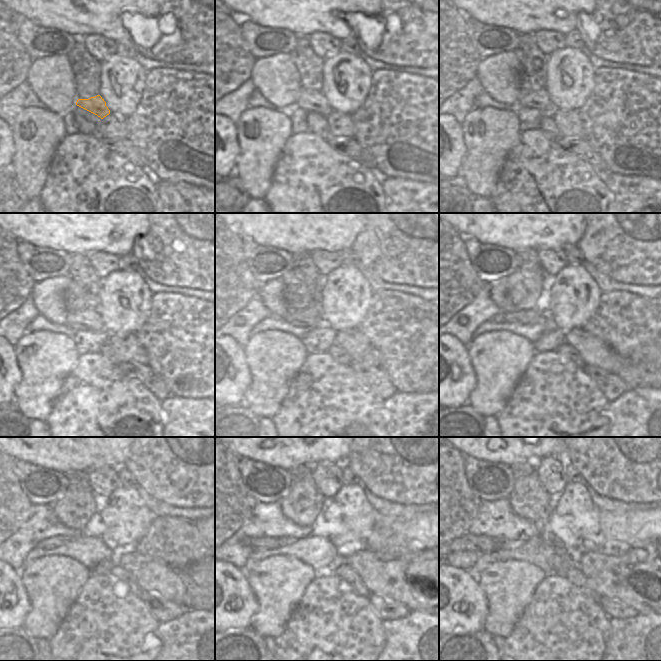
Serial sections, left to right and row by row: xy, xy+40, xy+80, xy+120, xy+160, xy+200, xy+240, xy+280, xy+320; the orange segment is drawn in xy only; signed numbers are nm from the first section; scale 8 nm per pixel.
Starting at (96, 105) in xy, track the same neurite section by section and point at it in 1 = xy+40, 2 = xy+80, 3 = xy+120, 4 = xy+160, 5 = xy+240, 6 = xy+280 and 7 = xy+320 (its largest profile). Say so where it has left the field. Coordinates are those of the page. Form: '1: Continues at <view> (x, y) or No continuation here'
1: Continues at xy+40 (315, 101)
2: Continues at xy+80 (539, 99)
3: Continues at xy+120 (87, 319)
4: Continues at xy+160 (310, 318)
5: Continues at xy+240 (54, 542)
6: Continues at xy+280 (256, 543)
7: Continues at xy+320 (467, 542).

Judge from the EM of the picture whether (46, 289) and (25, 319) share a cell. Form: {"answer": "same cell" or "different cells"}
{"answer": "different cells"}

